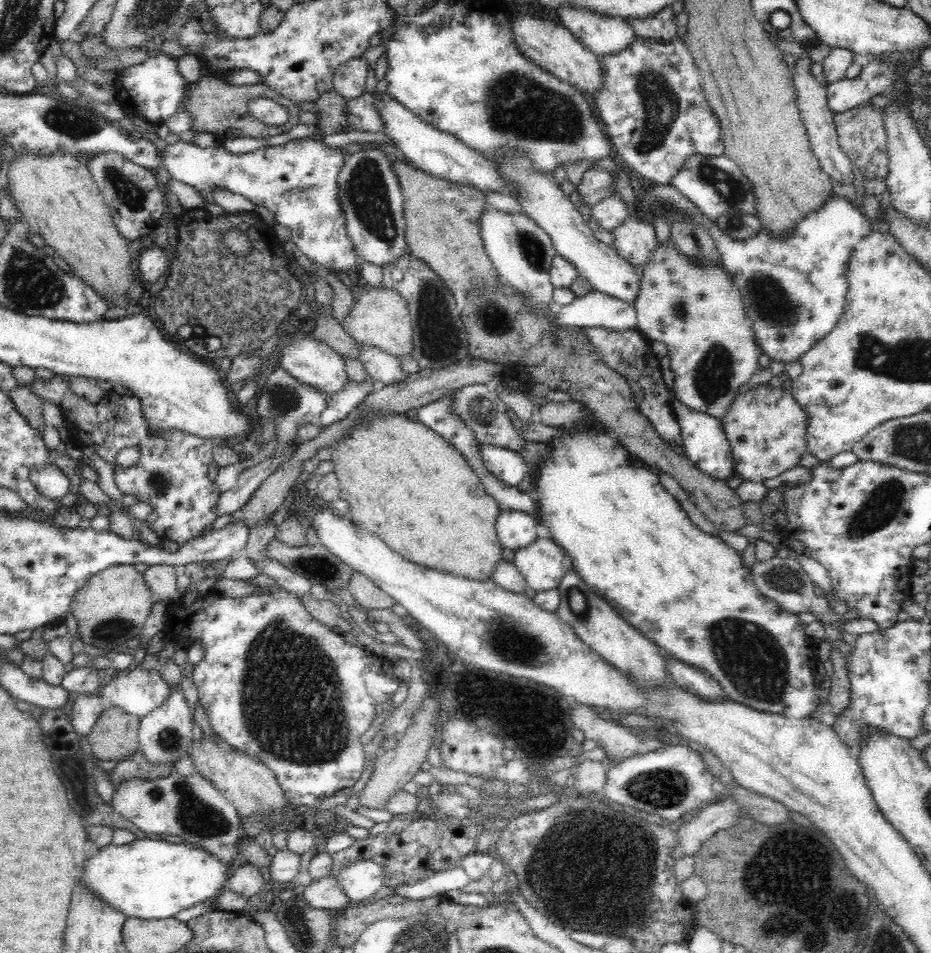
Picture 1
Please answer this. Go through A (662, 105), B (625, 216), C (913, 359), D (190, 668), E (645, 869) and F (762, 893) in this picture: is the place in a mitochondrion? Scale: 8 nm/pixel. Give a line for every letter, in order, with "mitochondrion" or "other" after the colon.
A: mitochondrion
B: other
C: mitochondrion
D: other
E: mitochondrion
F: mitochondrion

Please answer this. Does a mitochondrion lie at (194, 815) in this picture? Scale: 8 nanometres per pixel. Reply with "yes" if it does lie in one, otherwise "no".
yes

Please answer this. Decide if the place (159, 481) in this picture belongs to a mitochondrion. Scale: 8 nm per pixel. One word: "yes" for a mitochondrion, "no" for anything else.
yes

